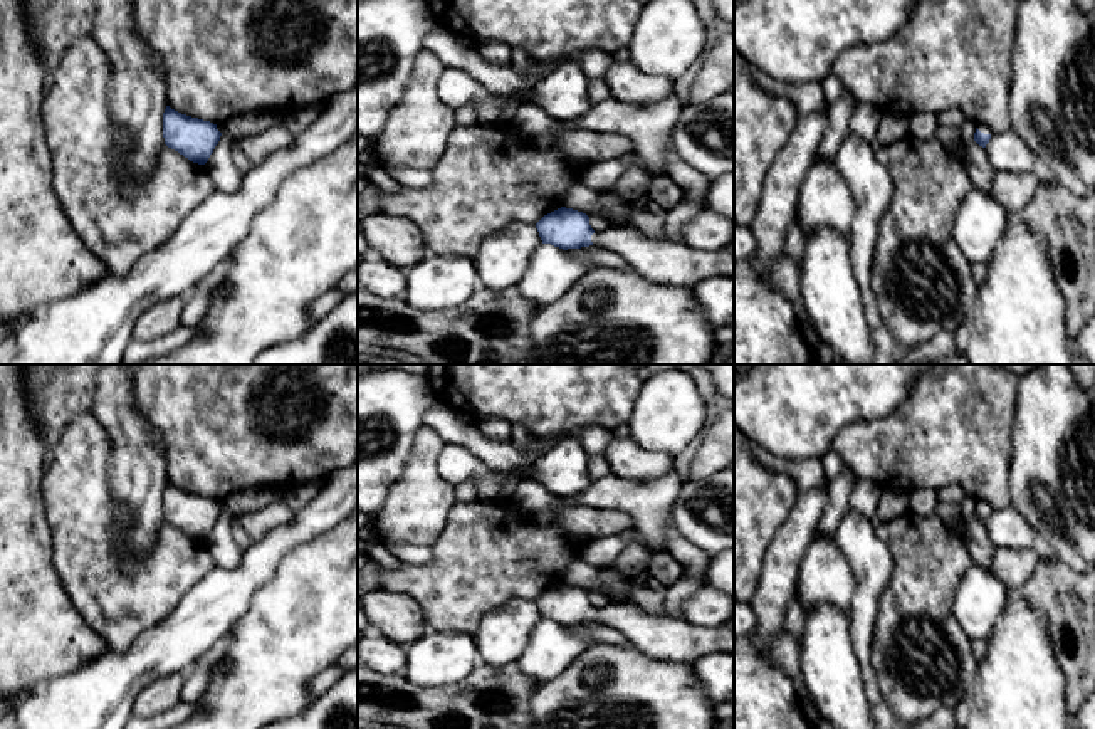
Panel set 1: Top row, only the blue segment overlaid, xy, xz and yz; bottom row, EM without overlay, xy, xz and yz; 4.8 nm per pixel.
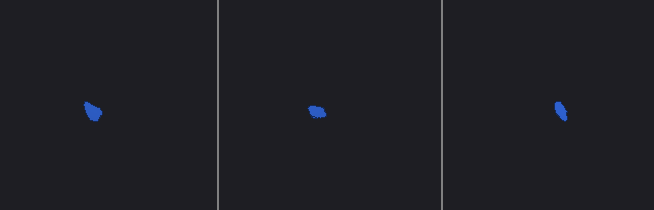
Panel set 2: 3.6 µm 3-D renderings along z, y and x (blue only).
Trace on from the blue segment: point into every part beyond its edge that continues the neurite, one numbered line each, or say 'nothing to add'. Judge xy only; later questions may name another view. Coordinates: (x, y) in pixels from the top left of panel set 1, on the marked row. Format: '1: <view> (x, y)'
1: xy (241, 126)

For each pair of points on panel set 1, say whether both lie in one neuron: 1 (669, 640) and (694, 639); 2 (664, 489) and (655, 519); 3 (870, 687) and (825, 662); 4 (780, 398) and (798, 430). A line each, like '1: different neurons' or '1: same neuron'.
1: same neuron
2: same neuron
3: different neurons
4: same neuron

